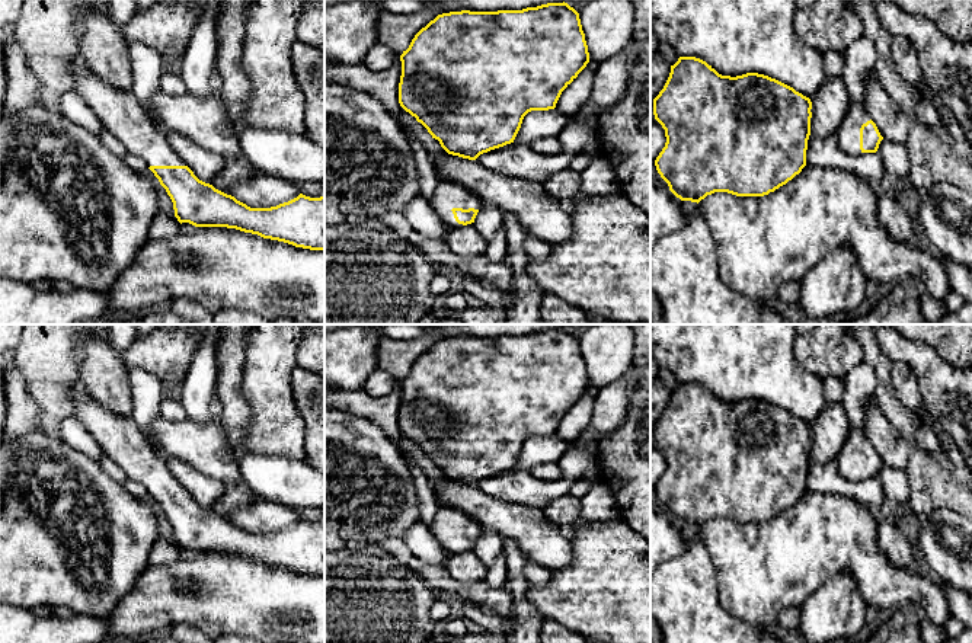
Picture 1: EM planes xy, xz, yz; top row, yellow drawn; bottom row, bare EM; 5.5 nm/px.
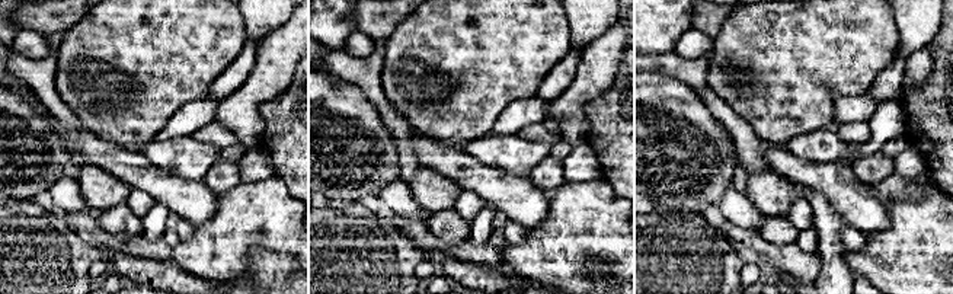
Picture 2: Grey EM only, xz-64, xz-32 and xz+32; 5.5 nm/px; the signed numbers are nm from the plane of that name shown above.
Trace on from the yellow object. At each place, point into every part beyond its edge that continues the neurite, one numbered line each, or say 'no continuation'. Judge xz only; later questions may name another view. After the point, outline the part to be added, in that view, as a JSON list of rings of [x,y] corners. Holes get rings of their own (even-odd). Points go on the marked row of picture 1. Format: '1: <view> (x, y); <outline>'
1: xz (447, 195); [[[448,180],[438,182],[428,202],[434,212],[448,227],[463,225],[455,221],[454,214],[451,211],[453,208],[482,209],[486,205],[476,195],[470,193],[467,189]]]

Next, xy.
1: xy (120, 112); [[[81,60],[73,70],[73,84],[127,153],[141,157],[148,167],[186,166],[167,143],[166,131],[151,121],[131,90],[113,87]]]

